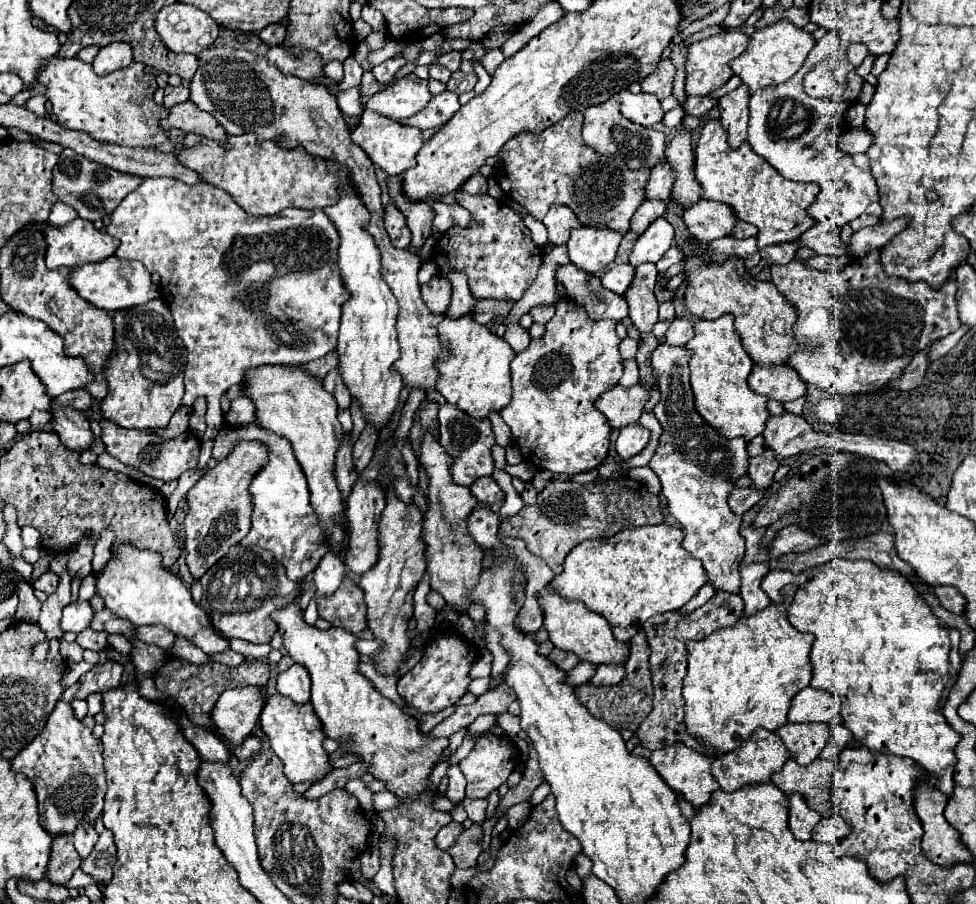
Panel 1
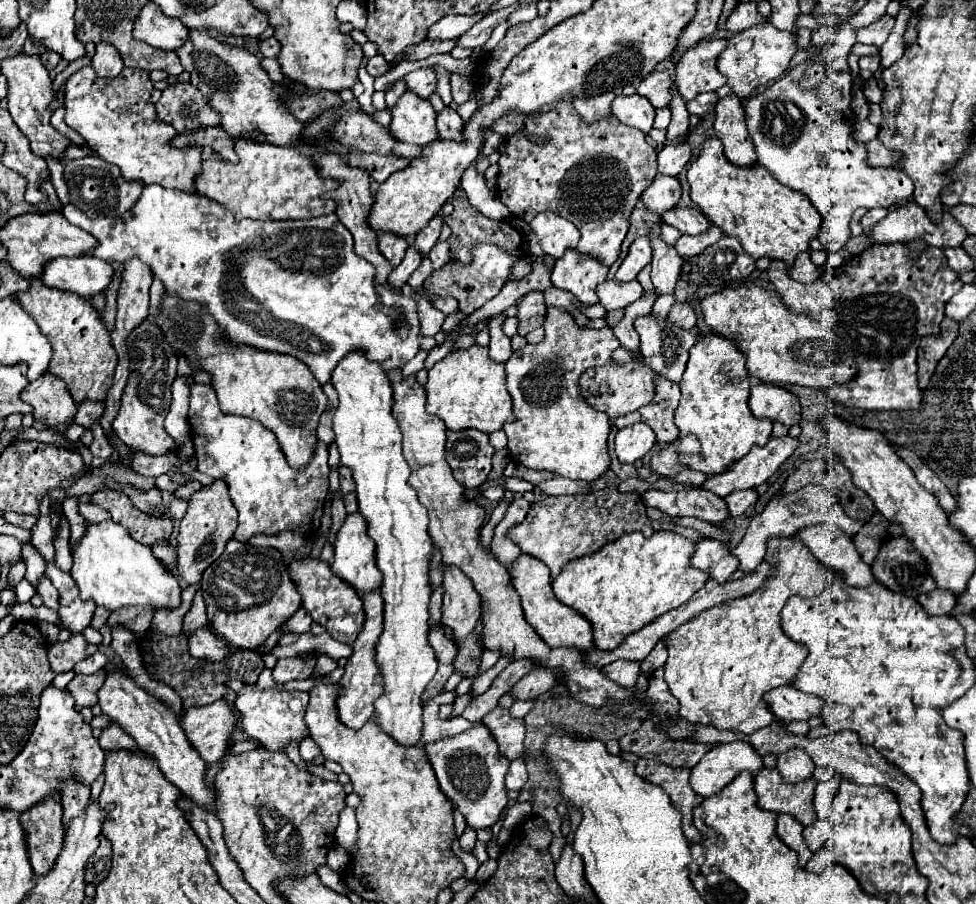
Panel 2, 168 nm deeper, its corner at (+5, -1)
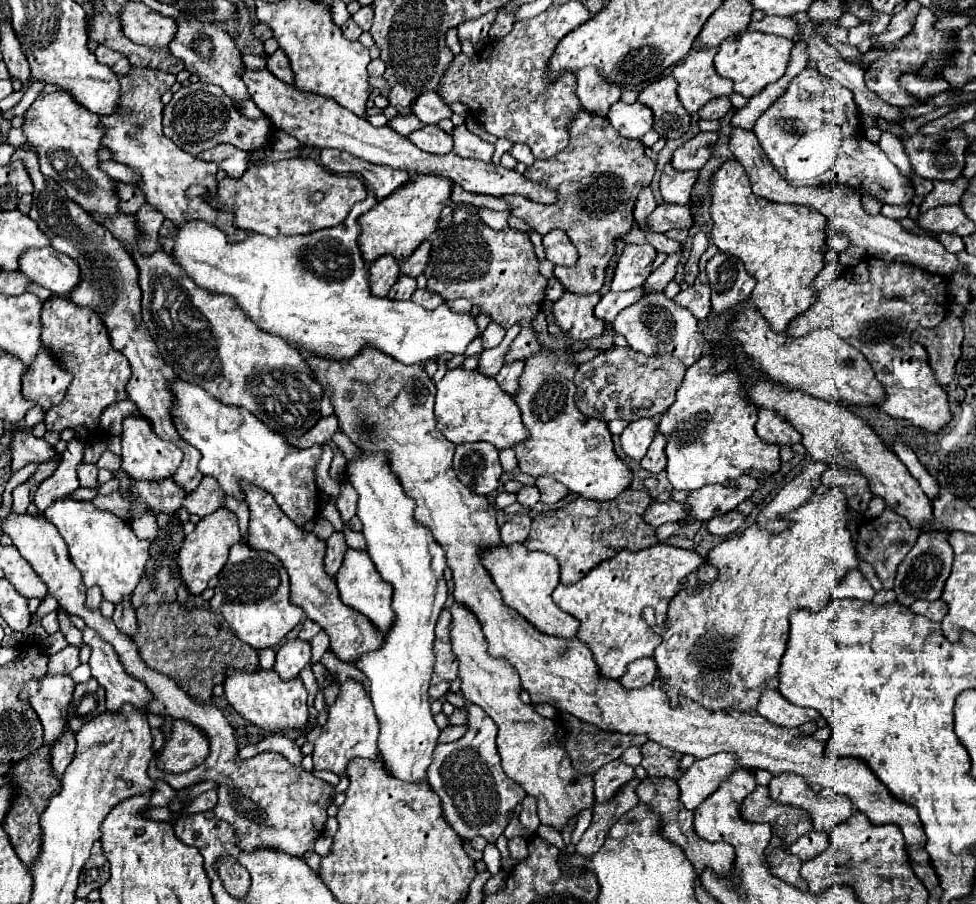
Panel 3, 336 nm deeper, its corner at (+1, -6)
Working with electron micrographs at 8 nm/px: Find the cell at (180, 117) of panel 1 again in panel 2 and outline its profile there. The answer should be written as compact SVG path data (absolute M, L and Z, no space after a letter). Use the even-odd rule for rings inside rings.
M199 127L197 131L187 131L173 137L173 143L183 145L209 145L215 153L219 153L227 161L237 161L237 153L233 149L233 139L221 127Z

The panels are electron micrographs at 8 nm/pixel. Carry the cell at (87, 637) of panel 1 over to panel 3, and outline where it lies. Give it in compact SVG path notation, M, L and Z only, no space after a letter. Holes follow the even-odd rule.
M75 646L63 648L61 652L49 656L47 666L49 666L51 674L55 674L55 672L63 672L63 674L73 672L79 666L79 648L75 648Z

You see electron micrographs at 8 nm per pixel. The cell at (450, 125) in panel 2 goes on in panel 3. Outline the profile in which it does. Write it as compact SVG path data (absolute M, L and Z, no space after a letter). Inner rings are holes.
M457 126L453 130L453 140L455 148L453 152L461 158L477 158L483 162L491 162L493 158L493 144L483 142L479 136L471 134L465 126Z

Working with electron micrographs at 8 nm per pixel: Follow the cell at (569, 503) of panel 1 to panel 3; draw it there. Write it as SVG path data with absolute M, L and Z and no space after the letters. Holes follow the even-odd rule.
M631 488L611 502L595 502L579 496L559 510L543 512L533 518L533 528L525 540L525 546L529 550L539 550L555 556L561 564L561 584L575 584L597 564L609 560L621 550L637 552L657 544L655 528L643 520L643 512L649 504L651 494L647 490Z

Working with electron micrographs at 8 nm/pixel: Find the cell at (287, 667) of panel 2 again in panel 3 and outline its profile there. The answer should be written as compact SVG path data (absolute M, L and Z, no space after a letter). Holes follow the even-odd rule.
M299 638L285 640L277 650L273 668L279 672L283 680L291 680L309 664L309 658L311 658L309 642L303 642Z

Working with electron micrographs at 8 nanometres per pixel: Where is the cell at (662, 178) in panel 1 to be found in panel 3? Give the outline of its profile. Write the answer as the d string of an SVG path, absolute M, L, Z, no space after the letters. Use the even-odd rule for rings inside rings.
M699 132L695 138L691 138L689 142L685 142L683 146L679 146L675 152L673 152L673 168L677 170L697 170L701 168L711 152L713 152L713 146L717 142L717 132Z

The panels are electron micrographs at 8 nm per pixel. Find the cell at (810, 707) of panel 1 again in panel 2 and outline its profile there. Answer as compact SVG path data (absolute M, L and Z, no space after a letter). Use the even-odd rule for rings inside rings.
M777 687L765 695L765 701L769 703L769 709L773 715L781 721L809 721L811 717L821 715L821 699L801 693L787 687Z

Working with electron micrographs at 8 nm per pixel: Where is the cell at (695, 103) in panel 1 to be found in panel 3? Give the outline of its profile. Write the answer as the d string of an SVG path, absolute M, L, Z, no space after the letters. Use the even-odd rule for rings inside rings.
M713 98L709 100L701 110L699 110L699 118L703 120L719 120L723 118L729 110L731 110L731 100L729 98Z

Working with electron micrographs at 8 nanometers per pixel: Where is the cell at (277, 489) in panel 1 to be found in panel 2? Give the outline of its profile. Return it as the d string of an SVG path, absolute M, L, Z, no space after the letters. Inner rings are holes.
M195 381L191 385L189 423L195 443L197 469L213 479L223 475L227 479L229 495L239 511L239 527L235 531L237 541L247 543L253 535L279 535L283 531L303 533L305 537L317 535L329 487L330 468L325 443L317 443L317 453L309 469L295 471L287 465L279 441L271 431L253 419L223 413L213 387Z

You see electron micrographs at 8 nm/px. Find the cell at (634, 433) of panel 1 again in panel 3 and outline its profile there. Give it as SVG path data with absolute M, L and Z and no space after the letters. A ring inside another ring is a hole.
M651 418L635 420L621 432L621 448L631 460L639 462L645 456L649 444L653 442L655 432L657 432L657 426Z

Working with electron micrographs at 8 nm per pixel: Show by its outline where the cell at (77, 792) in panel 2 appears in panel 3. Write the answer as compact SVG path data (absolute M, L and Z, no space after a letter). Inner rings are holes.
M67 728L65 736L61 736L61 740L57 740L57 744L51 750L51 756L53 756L51 764L53 764L53 770L55 770L57 778L61 778L65 768L71 764L71 760L75 756L75 748L77 748L75 732L71 732L71 728Z

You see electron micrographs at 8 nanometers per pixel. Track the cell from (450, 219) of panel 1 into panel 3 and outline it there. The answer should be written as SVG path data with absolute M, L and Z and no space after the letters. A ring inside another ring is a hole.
M425 240L403 264L401 264L401 276L411 276L417 278L419 274L423 274L425 266L427 266L427 258L429 258L429 250L431 250L431 242Z

